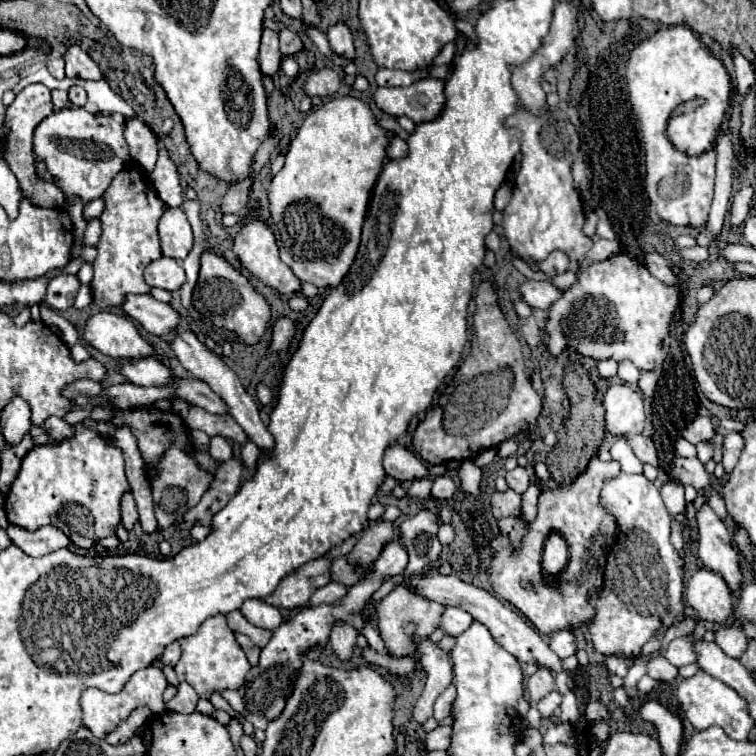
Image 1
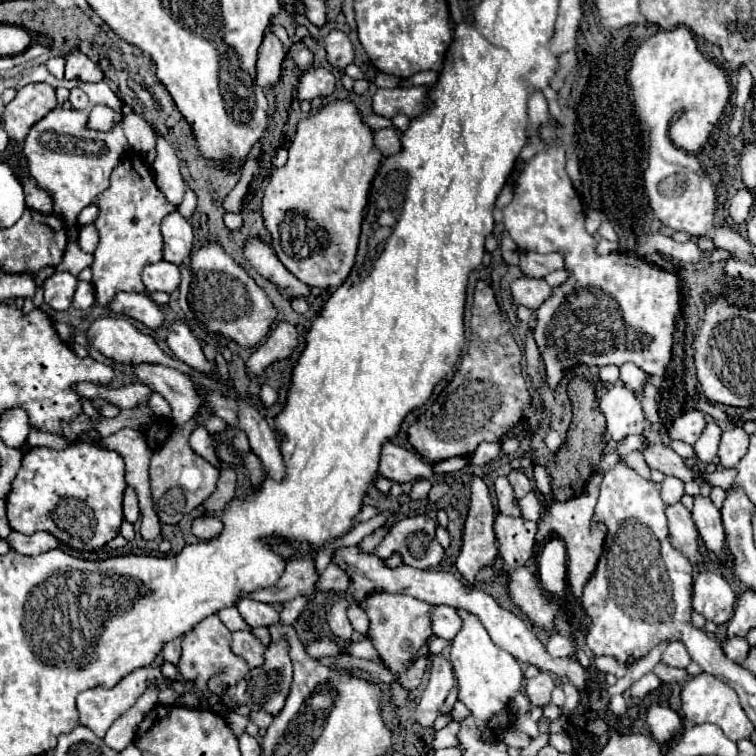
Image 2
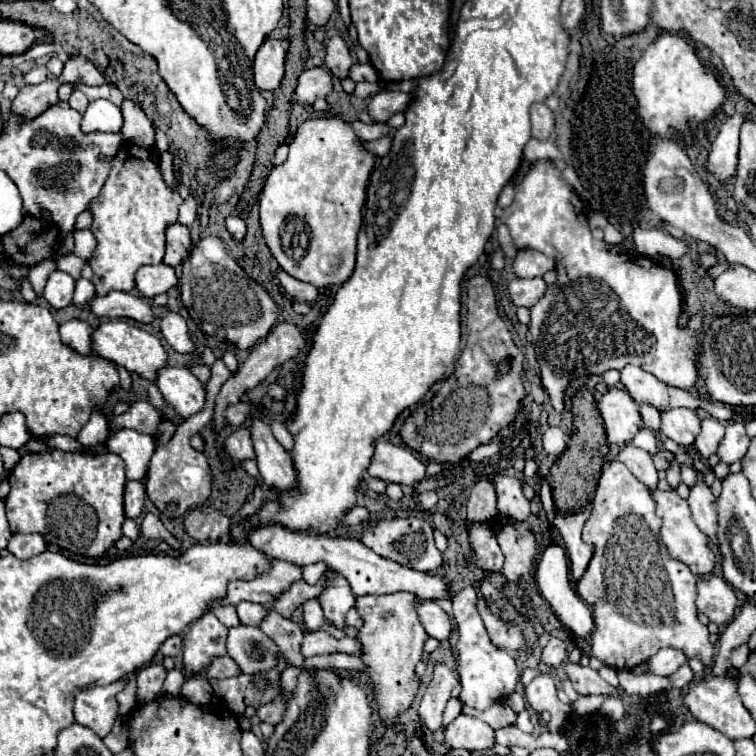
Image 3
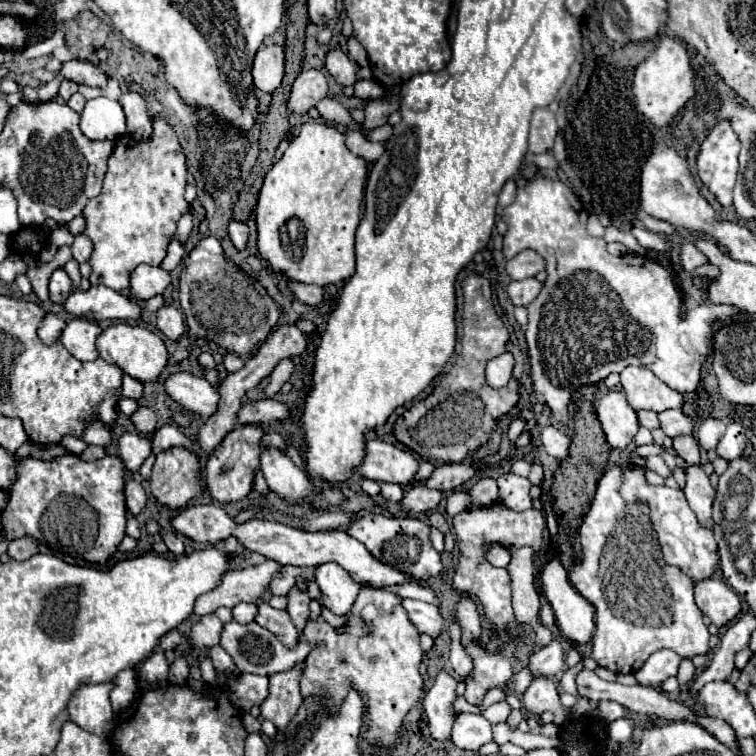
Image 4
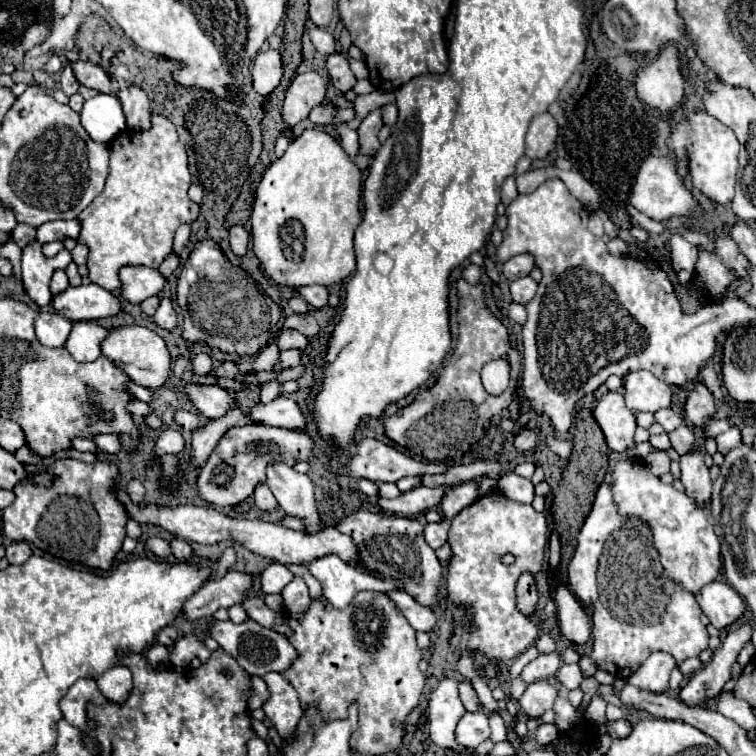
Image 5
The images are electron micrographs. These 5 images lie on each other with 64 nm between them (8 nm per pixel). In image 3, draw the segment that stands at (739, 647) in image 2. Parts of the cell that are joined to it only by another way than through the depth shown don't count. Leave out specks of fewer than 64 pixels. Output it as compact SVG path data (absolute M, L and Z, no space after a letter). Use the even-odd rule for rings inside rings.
M742 644L742 646L738 646L738 648L734 648L732 650L732 656L730 656L730 662L732 662L732 668L742 668L744 666L744 662L748 660L748 656L750 656L750 650L748 650L748 646L746 644Z

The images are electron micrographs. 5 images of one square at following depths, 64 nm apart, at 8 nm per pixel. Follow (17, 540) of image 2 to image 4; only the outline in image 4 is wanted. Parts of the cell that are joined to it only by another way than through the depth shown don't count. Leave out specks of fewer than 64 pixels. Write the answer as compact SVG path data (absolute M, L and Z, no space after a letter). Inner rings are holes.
M32 536L16 538L16 540L12 540L10 546L8 546L8 554L10 554L14 560L18 560L18 562L28 560L30 556L34 556L34 554L38 554L38 552L40 552L40 550L38 550L38 542L36 542Z

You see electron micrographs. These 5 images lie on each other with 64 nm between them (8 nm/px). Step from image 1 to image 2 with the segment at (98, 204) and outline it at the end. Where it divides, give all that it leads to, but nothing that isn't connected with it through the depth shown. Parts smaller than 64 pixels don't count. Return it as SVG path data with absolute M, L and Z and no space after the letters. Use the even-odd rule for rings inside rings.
M90 204L90 206L86 206L86 208L78 214L78 224L80 224L80 226L86 226L86 224L92 224L96 218L98 218L98 206L96 206L96 204Z

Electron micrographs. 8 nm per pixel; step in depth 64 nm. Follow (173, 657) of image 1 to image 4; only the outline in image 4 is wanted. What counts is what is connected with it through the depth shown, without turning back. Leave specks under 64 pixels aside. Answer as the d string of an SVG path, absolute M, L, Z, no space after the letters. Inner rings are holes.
M174 630L174 632L168 632L162 640L160 640L160 648L166 652L166 650L176 650L178 646L180 646L180 642L182 642L182 636L180 636L180 632L178 630Z

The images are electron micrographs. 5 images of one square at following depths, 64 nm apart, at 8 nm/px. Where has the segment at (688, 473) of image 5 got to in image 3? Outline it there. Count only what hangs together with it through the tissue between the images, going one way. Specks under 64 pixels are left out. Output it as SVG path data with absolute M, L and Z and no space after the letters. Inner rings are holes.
M698 480L694 488L690 488L690 498L688 498L692 516L696 526L710 538L718 538L718 510L716 510L716 498L712 496L710 488Z

